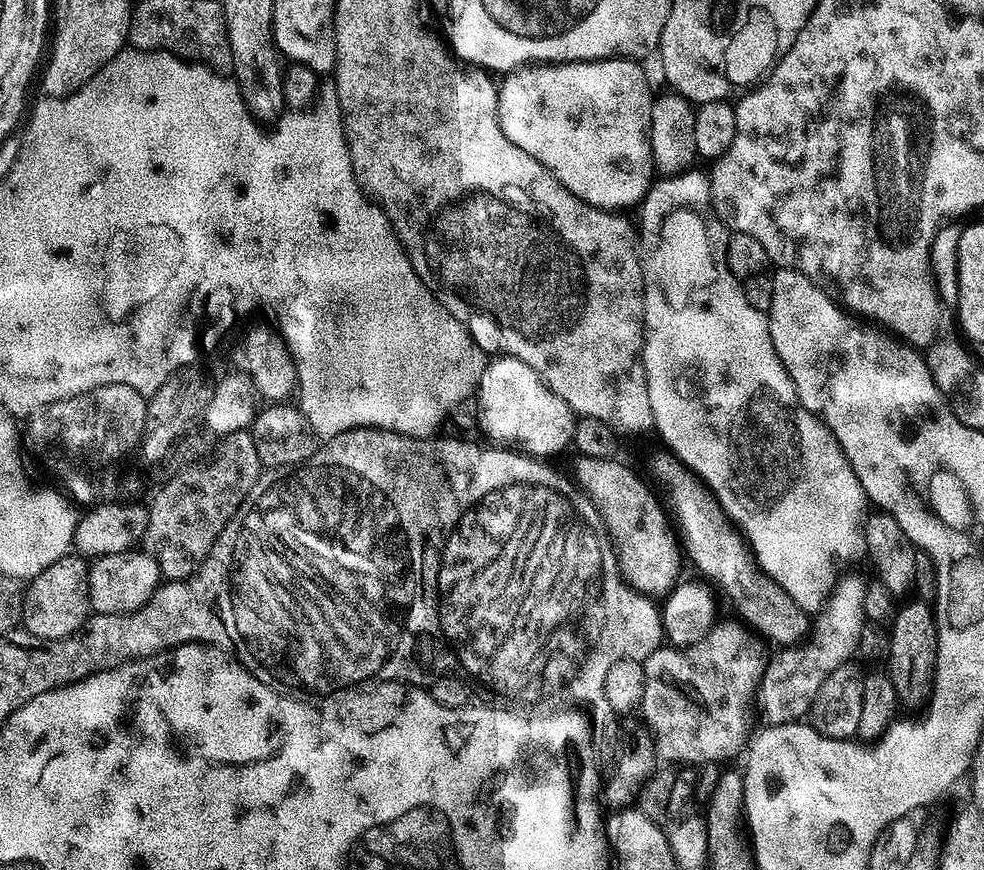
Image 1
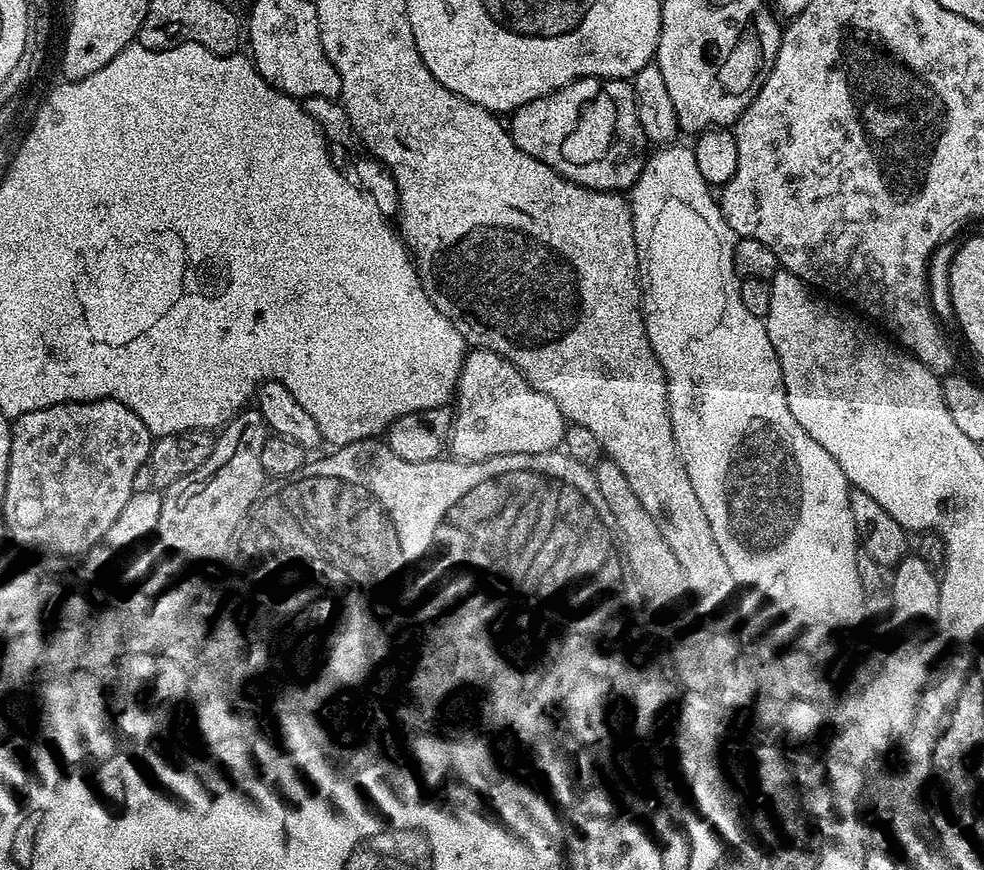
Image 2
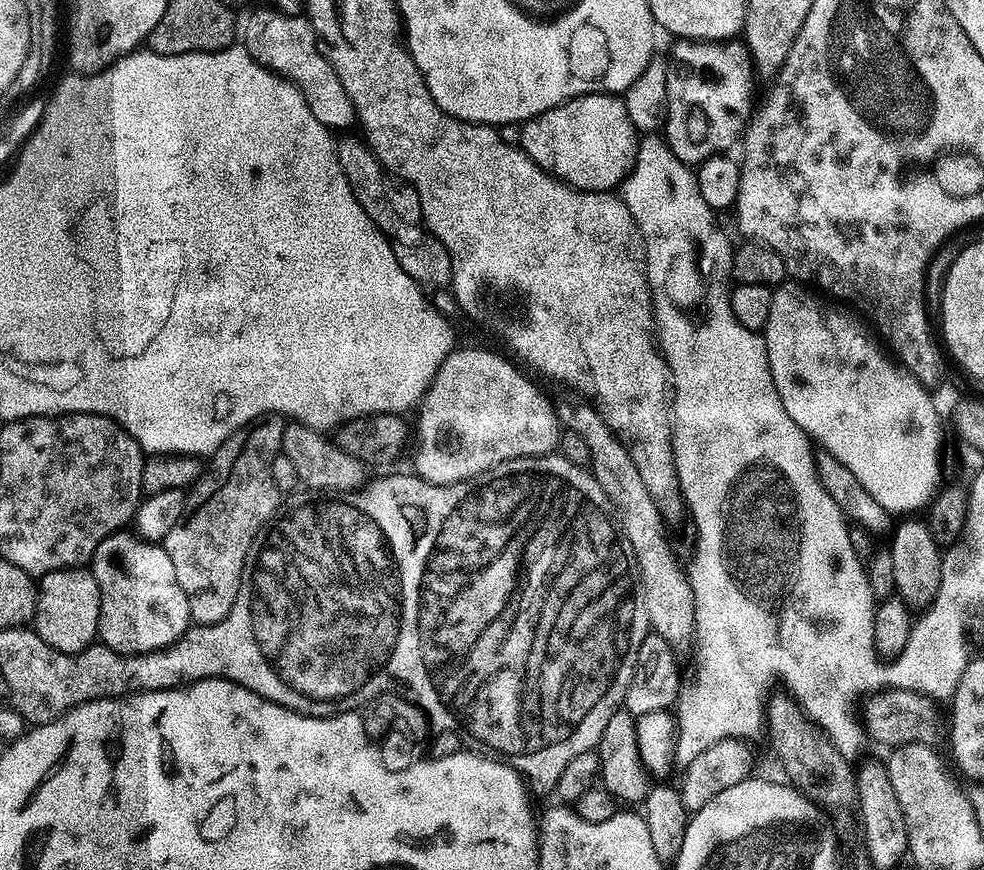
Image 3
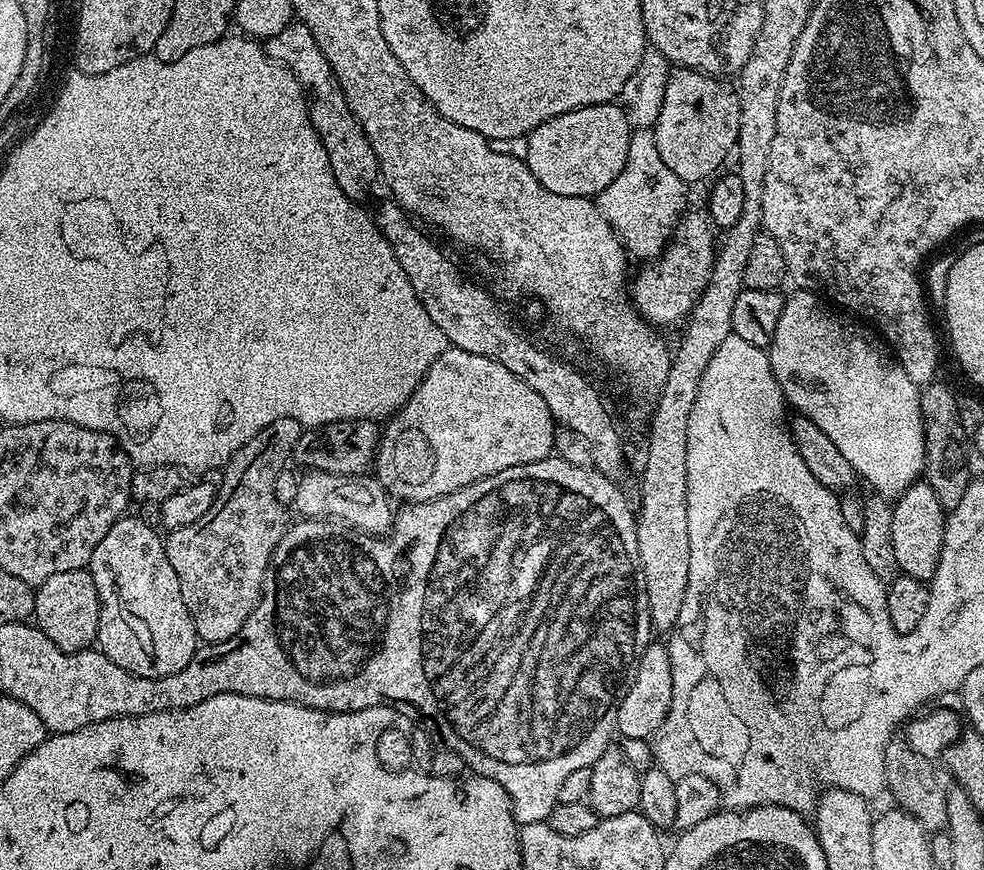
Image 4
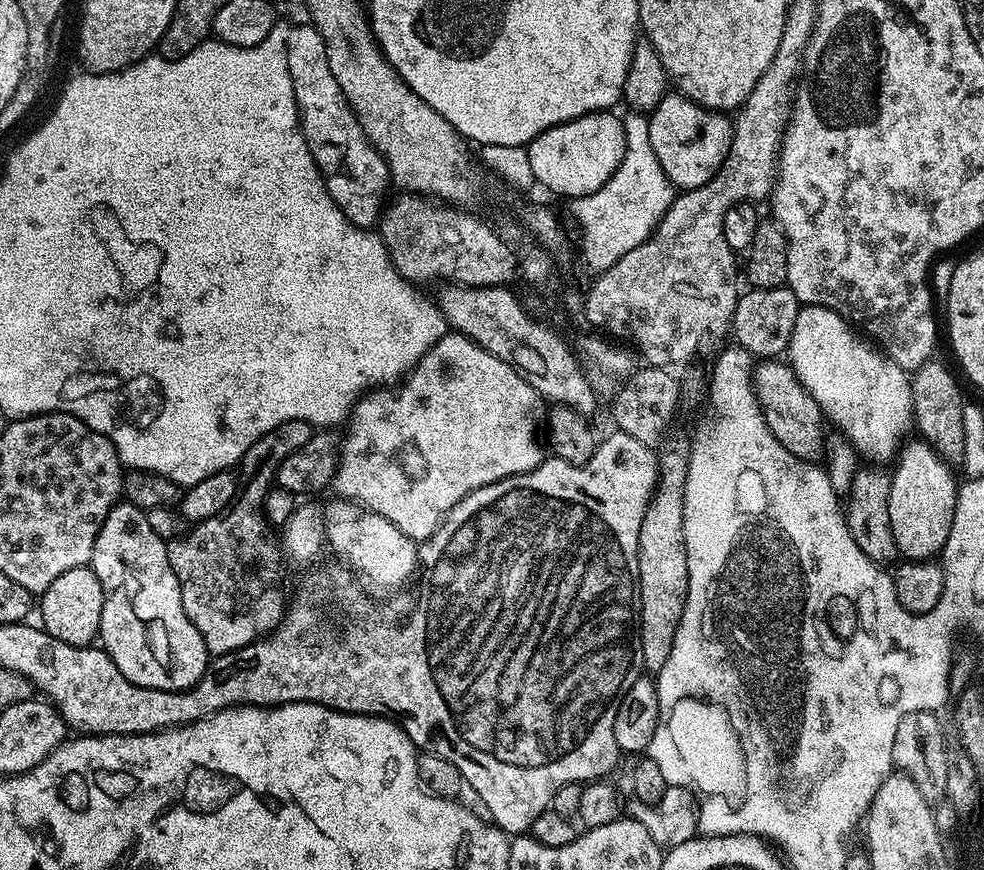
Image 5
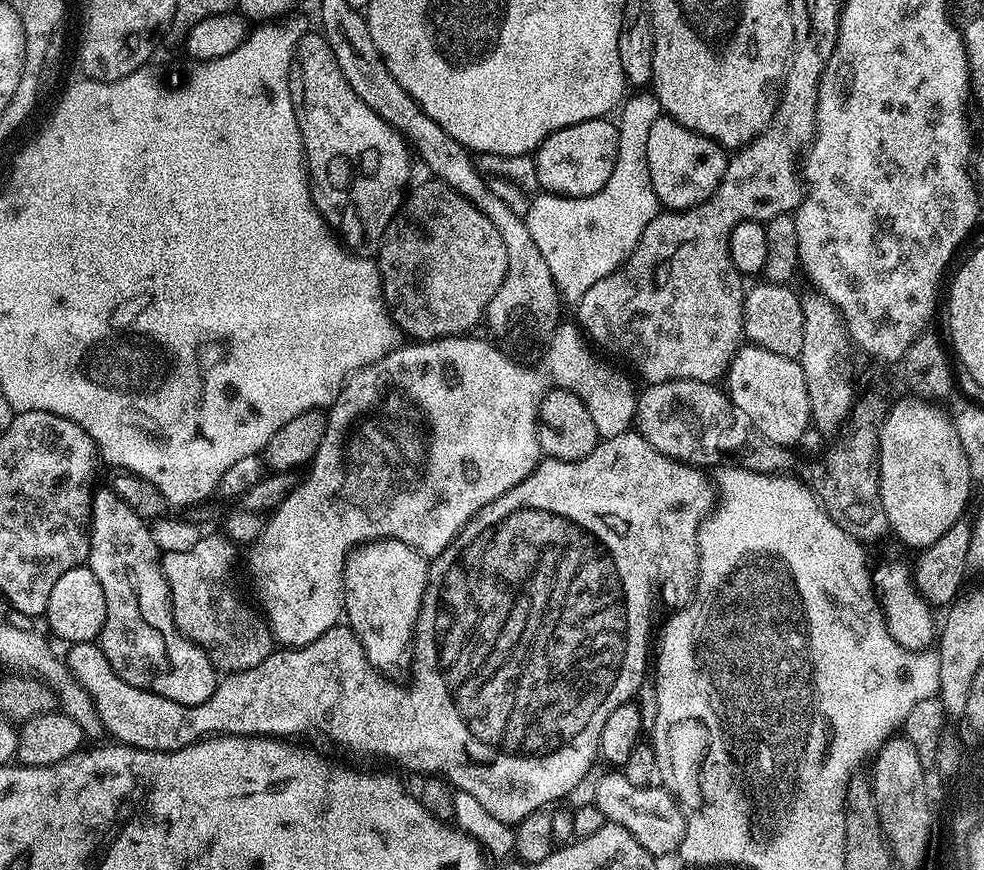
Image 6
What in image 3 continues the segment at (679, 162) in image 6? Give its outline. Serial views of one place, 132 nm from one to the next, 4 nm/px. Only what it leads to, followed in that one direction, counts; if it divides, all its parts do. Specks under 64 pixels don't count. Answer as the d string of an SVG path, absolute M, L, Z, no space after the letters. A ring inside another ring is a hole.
M680 38L672 48L671 63L668 66L668 119L662 129L670 150L684 164L698 166L706 158L719 156L729 151L732 143L743 137L750 117L754 112L752 104L752 76L754 65L747 44L733 38L723 42L718 40L688 40Z

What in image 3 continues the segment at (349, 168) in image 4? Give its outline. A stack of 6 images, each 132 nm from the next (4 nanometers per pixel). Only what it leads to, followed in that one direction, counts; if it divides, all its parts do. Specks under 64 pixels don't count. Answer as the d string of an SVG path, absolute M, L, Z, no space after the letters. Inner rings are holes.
M265 6L250 13L245 24L243 21L242 46L263 68L290 81L302 98L306 98L310 114L314 114L325 128L337 130L357 123L350 94L346 94L346 86L342 86L338 74L334 74L334 66L330 66L328 59L320 53L320 41L316 38L311 20L300 14L280 12L277 8Z

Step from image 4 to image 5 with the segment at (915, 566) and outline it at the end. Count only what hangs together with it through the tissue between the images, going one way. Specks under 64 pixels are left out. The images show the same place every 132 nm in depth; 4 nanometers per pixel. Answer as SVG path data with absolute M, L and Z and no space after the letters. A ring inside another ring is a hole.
M909 439L899 449L896 469L891 469L890 472L890 530L894 530L896 550L901 557L930 560L943 553L949 543L950 526L954 522L956 509L958 479L956 480L952 473L955 471L943 456L923 439L915 439Z

